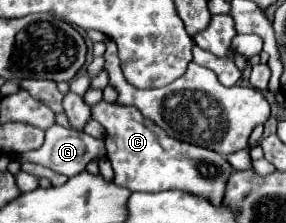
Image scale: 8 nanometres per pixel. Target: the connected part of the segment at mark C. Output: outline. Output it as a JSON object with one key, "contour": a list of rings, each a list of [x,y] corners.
{"contour":[[[98,101],[90,107],[92,119],[106,129],[106,157],[114,169],[114,183],[130,191],[164,191],[180,189],[196,197],[204,197],[212,205],[220,207],[224,201],[224,189],[232,175],[228,159],[216,151],[188,145],[168,137],[154,121],[148,121],[136,107],[120,105],[118,101]]]}

